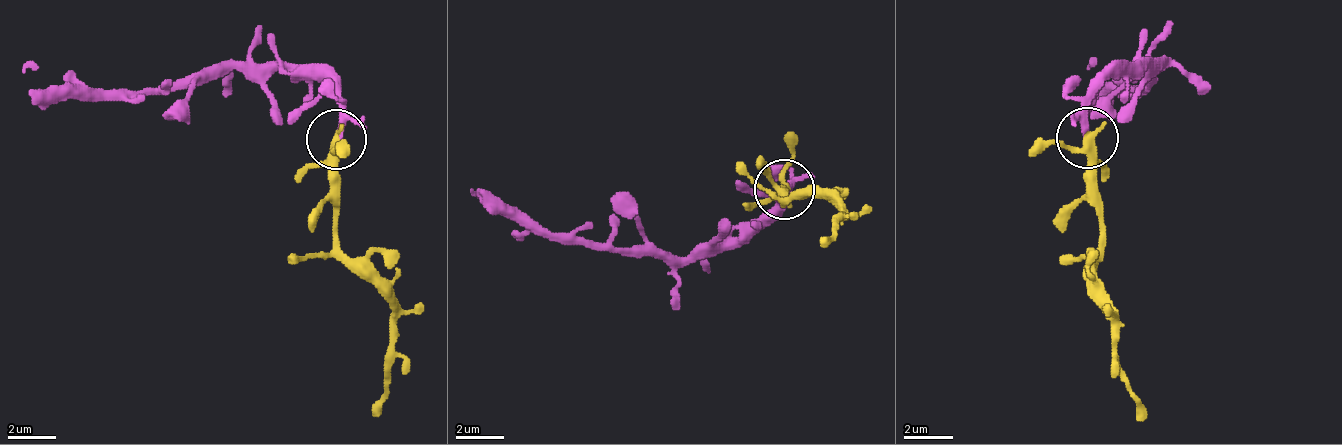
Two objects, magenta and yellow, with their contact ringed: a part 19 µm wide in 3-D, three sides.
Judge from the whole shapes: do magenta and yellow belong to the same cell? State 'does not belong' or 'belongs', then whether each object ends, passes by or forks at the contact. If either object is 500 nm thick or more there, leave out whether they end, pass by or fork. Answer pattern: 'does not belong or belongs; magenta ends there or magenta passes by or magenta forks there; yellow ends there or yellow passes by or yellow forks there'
belongs; magenta passes by; yellow passes by

